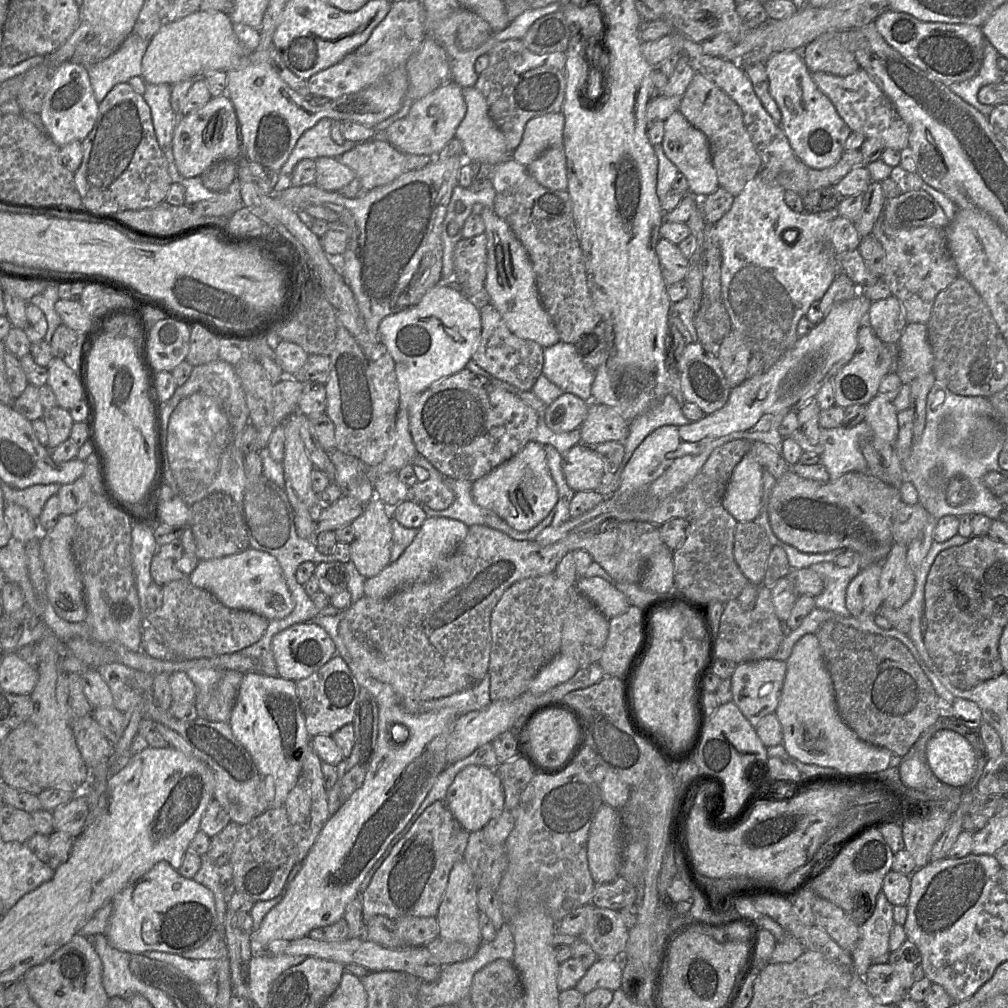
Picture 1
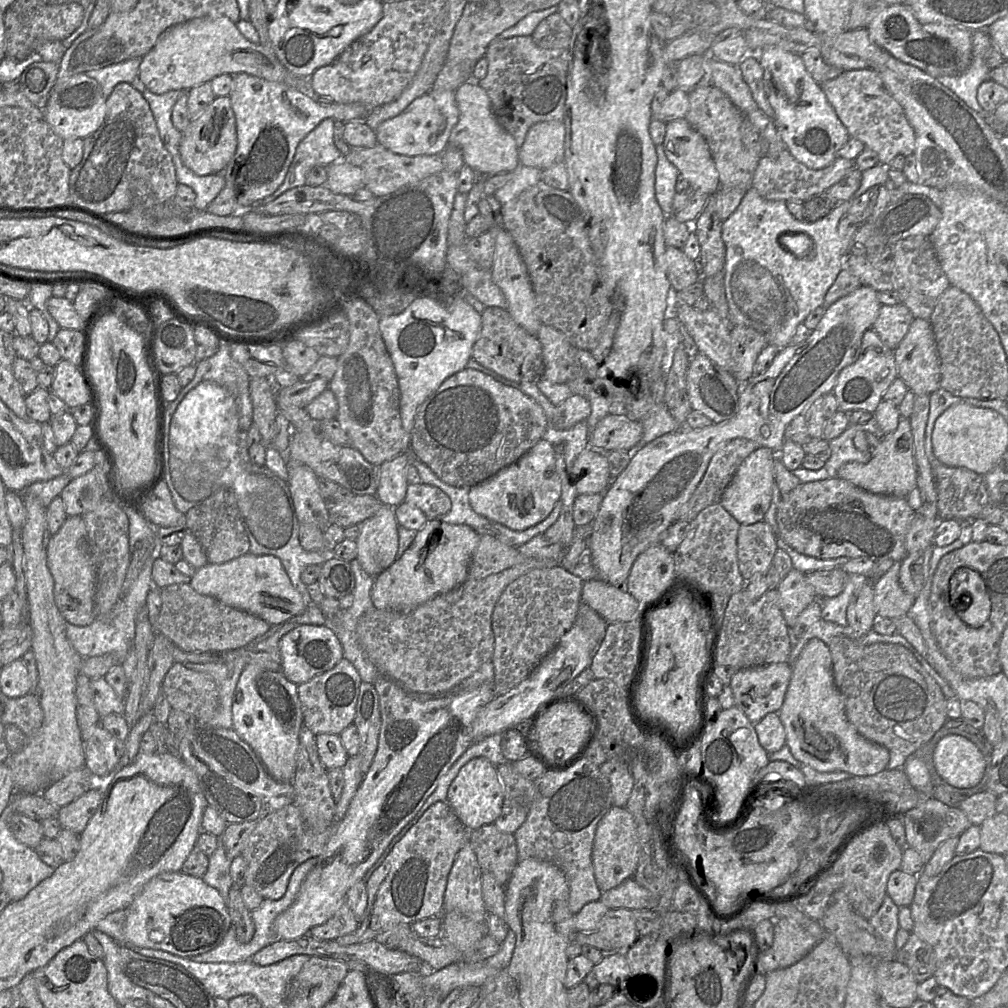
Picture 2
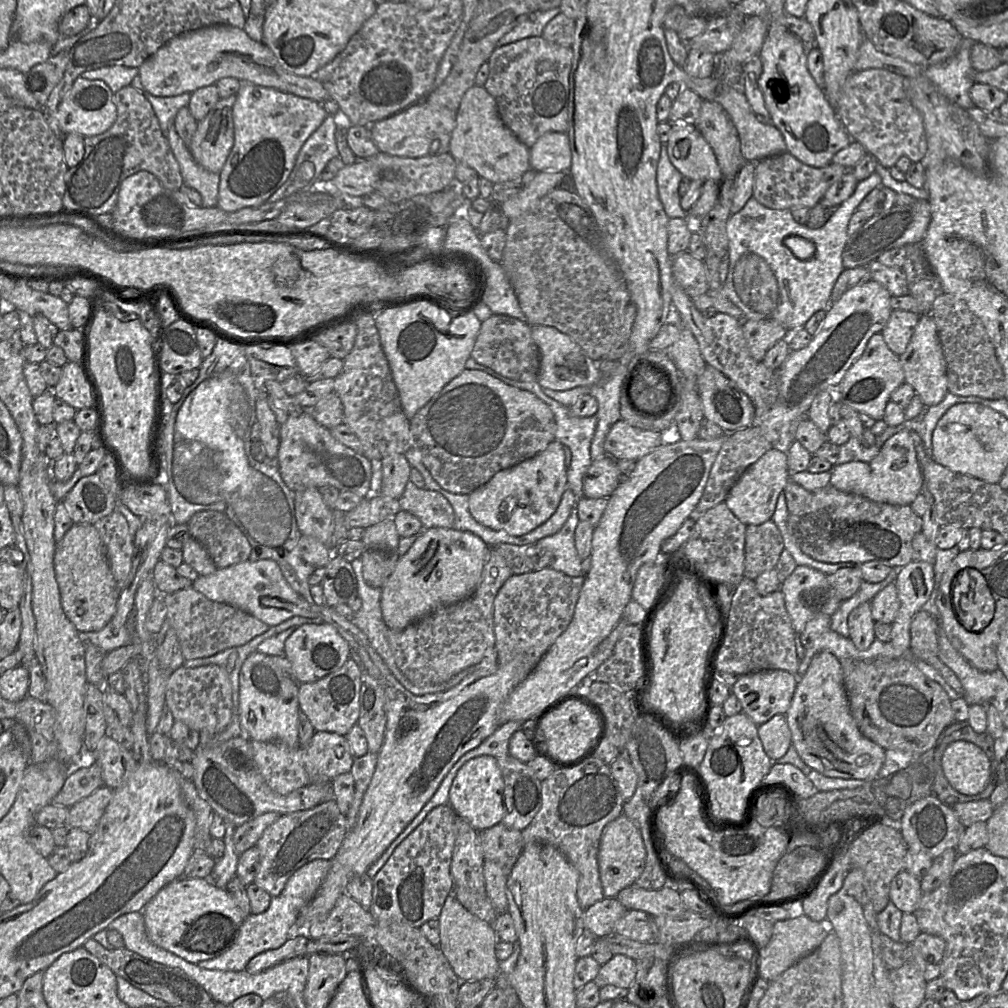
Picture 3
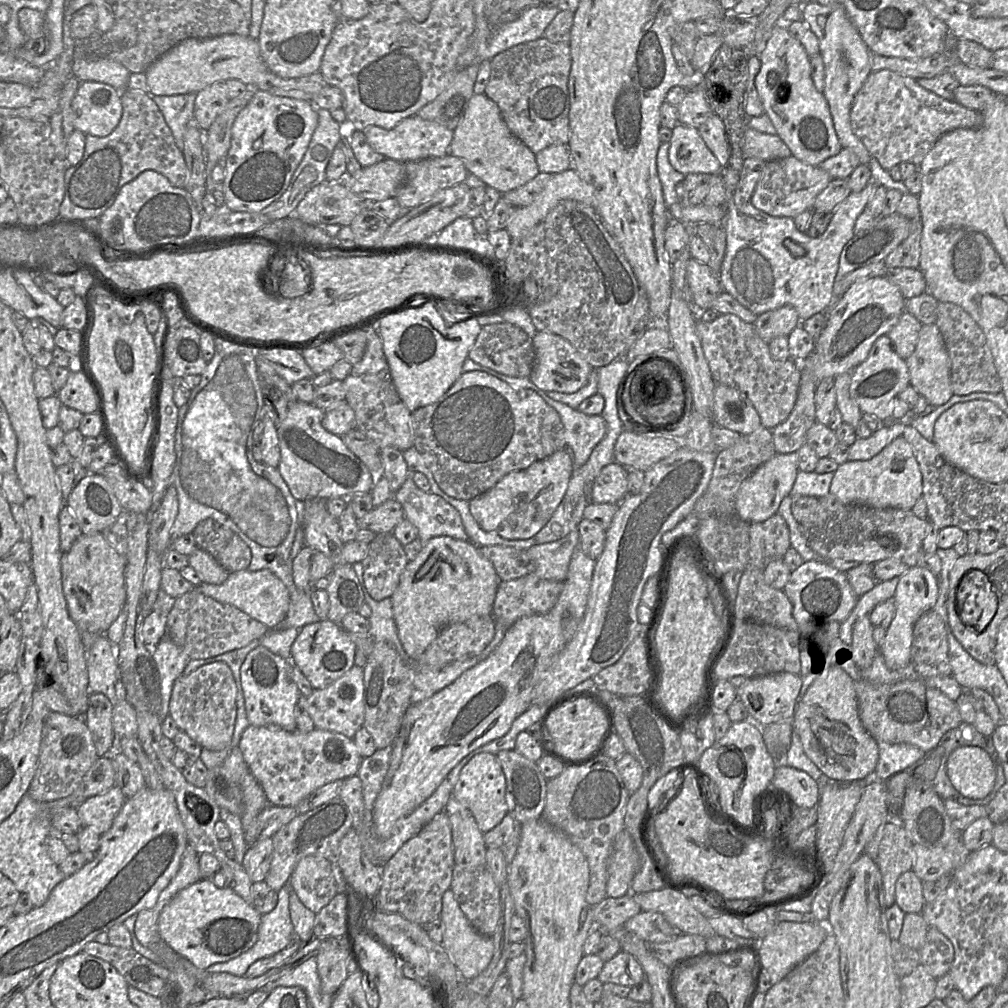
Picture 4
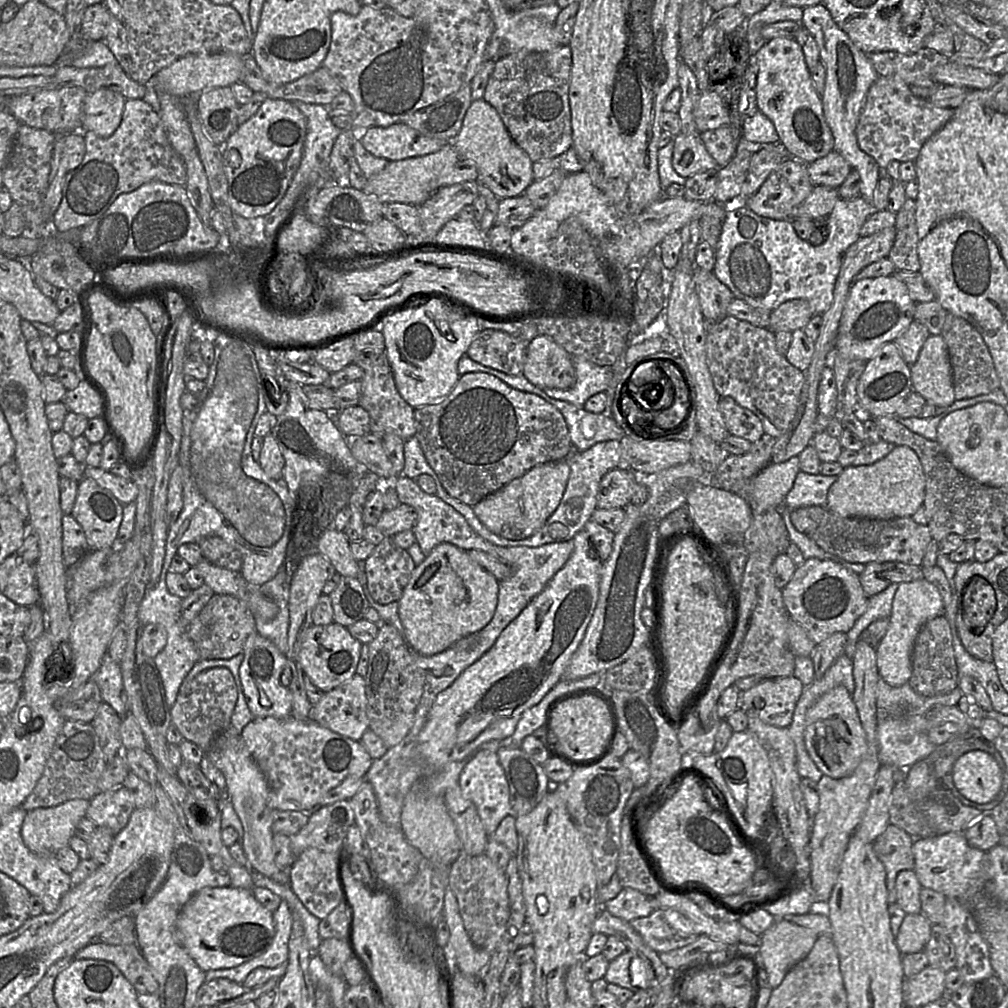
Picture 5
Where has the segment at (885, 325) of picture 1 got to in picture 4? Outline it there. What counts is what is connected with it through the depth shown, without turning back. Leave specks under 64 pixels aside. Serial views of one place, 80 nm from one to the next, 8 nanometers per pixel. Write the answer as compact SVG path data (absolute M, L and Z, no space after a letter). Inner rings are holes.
M904 311L898 322L887 333L895 352L907 359L915 350L922 324L911 313Z

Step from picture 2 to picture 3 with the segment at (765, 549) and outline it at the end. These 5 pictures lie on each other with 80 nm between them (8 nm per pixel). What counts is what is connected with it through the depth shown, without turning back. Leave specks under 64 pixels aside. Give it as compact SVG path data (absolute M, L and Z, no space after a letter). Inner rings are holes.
M771 519L759 525L747 525L743 576L754 580L764 571L774 569L784 549L781 533Z

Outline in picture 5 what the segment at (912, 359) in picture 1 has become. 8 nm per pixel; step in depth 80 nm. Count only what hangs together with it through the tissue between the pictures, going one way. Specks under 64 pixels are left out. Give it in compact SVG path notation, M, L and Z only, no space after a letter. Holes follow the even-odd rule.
M929 335L910 370L913 390L927 402L945 408L956 400L952 366L942 335Z

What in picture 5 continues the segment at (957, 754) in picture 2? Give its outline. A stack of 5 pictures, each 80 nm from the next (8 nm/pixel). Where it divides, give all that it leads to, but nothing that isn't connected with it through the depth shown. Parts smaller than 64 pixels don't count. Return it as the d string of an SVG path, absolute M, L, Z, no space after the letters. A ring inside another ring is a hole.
M972 750L959 757L952 776L958 791L977 804L994 800L1002 786L1002 772L996 760L981 750Z

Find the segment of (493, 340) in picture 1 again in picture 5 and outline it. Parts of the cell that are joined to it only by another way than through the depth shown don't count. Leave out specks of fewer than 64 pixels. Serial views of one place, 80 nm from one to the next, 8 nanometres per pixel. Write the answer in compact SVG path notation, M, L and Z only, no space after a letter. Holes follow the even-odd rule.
M483 329L473 340L467 355L484 366L505 374L523 374L528 344L508 333Z

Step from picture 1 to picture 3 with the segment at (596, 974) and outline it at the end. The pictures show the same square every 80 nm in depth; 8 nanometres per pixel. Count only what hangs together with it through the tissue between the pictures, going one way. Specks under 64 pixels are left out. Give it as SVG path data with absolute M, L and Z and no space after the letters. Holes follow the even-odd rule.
M617 954L600 966L593 981L599 988L605 985L614 985L628 989L635 976L636 961L628 956Z

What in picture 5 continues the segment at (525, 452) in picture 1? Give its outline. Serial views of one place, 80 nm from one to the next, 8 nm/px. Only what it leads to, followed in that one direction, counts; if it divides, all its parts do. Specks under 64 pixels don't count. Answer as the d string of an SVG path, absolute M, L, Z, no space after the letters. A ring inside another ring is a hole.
M568 459L536 465L473 506L478 519L492 532L522 540L541 529L558 508L570 477Z

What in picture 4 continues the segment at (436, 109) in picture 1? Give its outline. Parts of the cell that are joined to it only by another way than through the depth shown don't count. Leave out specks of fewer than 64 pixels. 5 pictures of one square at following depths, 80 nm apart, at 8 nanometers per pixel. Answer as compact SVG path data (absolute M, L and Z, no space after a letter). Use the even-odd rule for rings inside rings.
M418 115L410 116L400 121L391 129L379 126L368 126L364 135L371 148L382 154L385 158L406 163L432 157L443 157L449 153L453 138L453 131L433 121L420 118Z

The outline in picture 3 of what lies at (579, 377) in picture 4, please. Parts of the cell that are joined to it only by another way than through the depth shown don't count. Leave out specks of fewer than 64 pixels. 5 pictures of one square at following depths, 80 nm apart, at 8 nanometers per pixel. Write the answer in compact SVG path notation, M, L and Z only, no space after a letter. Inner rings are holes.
M535 325L530 328L540 355L537 382L542 388L565 391L579 386L591 387L603 379L598 363L590 359L568 335L549 326Z

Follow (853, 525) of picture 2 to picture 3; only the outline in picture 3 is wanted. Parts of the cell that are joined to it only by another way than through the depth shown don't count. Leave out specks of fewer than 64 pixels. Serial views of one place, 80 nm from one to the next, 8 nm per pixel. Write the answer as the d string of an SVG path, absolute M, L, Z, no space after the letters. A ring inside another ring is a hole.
M830 484L812 493L810 503L799 513L789 514L788 529L800 550L824 563L880 561L892 568L901 568L913 561L912 539L922 531L922 517L910 505L894 505L870 500L862 495L836 489Z

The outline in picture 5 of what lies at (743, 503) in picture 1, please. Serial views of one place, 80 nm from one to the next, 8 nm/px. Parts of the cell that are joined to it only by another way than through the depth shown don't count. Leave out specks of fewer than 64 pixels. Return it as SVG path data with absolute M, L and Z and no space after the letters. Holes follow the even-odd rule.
M798 456L782 463L770 462L752 478L750 501L758 510L776 509L784 502L800 471L799 462Z

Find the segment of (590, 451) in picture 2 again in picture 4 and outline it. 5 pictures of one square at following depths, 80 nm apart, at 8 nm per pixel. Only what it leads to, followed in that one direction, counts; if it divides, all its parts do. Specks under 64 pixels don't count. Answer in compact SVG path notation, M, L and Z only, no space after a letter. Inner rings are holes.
M617 461L605 466L596 478L591 501L597 504L619 504L628 495L628 470Z

